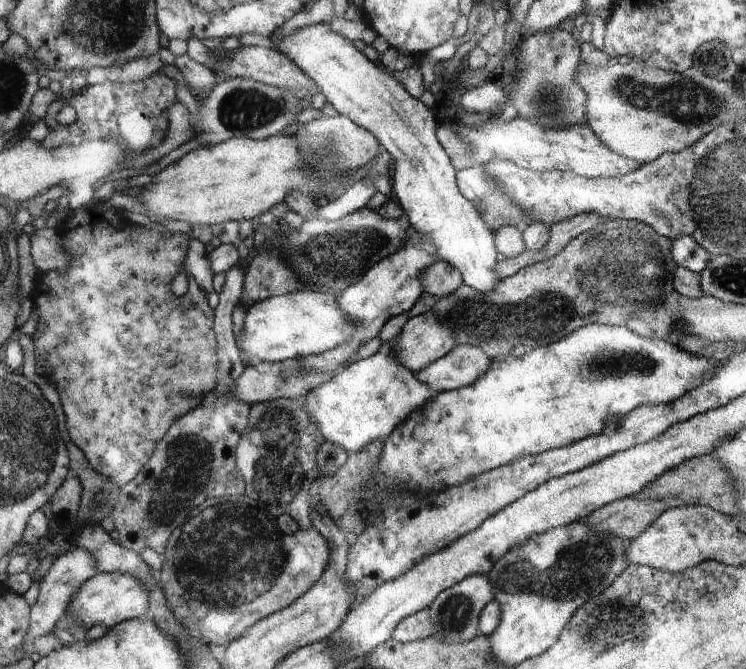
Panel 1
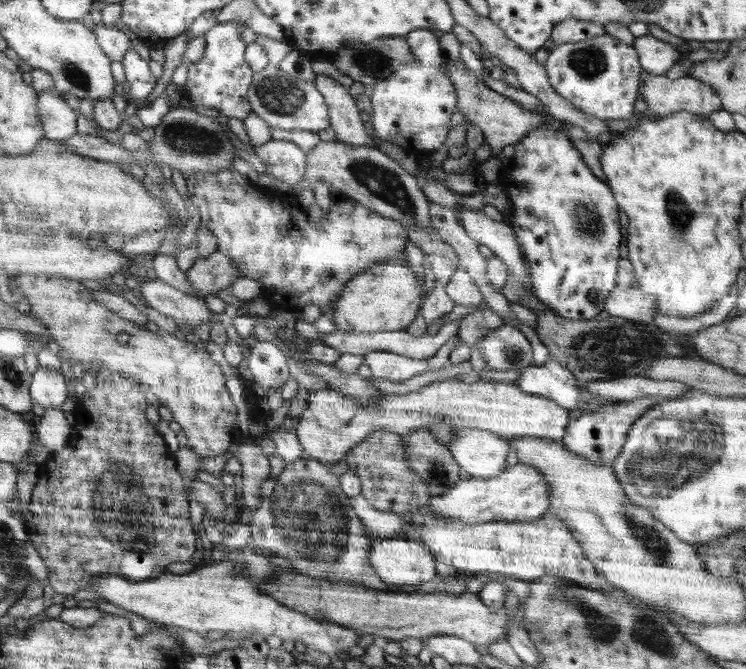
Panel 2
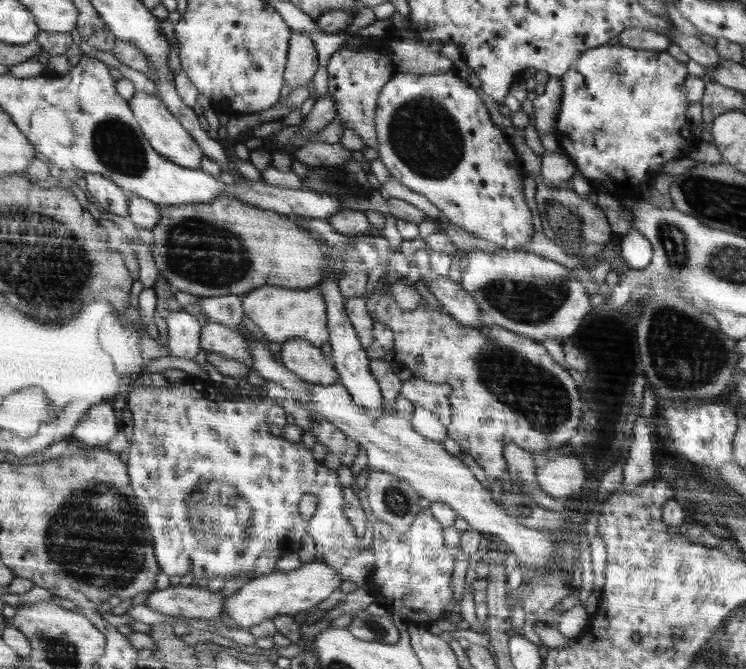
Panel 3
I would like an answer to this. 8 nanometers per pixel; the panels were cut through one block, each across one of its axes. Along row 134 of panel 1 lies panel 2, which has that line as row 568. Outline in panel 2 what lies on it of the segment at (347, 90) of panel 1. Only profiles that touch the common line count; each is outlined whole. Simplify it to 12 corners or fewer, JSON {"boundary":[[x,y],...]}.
{"boundary":[[412,535],[373,540],[369,561],[388,584],[436,578],[434,555]]}

